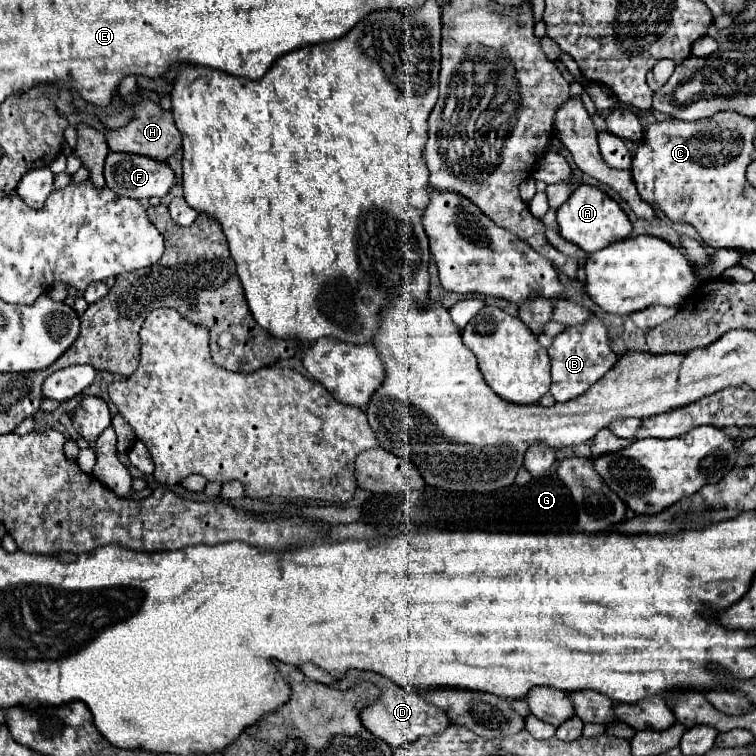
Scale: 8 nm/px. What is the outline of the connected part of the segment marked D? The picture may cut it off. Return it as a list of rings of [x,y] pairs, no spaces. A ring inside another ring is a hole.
[[[388,680],[378,690],[380,690],[380,698],[360,712],[360,720],[366,730],[370,730],[376,738],[384,740],[390,748],[398,748],[420,736],[438,734],[450,724],[446,714],[442,714],[442,710],[438,710],[436,706],[430,706],[428,702],[422,702],[422,698],[416,692],[406,690],[396,682]]]

